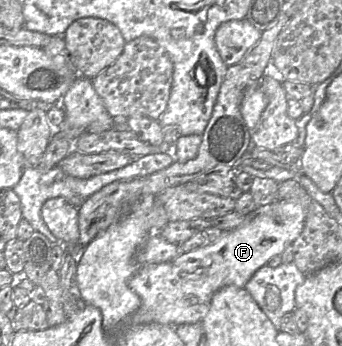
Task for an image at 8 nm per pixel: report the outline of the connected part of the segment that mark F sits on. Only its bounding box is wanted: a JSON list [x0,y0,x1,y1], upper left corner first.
[128,200,305,327]

